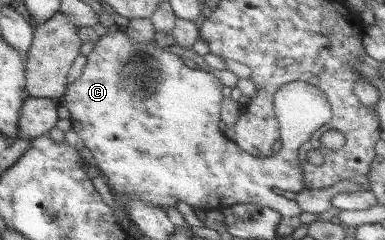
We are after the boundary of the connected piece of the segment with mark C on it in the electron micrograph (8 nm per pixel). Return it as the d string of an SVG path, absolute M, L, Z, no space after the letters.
M112 28L104 37L100 37L95 45L96 47L88 53L88 61L81 70L82 75L80 75L80 79L76 79L74 83L69 85L67 91L63 93L60 103L68 108L73 130L76 131L76 135L78 135L78 130L80 131L80 139L85 147L90 149L94 159L96 159L98 171L101 171L101 176L106 178L106 183L108 183L108 186L112 188L116 195L128 196L128 198L134 198L134 200L140 200L148 205L154 205L162 209L165 209L165 207L176 208L178 201L182 201L182 203L187 203L192 208L198 207L198 209L205 209L206 211L228 207L229 205L254 204L273 209L284 218L291 218L302 213L297 202L286 199L283 193L289 191L298 194L305 189L302 181L303 169L298 159L300 146L306 143L311 138L311 135L318 131L320 127L326 126L326 123L332 117L332 109L327 101L327 96L320 89L314 88L305 82L291 82L282 85L276 91L273 98L272 111L279 124L279 137L282 147L278 152L273 152L268 157L256 157L248 152L244 152L233 141L230 141L223 131L220 131L220 106L222 106L224 99L222 95L224 82L215 75L202 71L200 68L190 69L190 67L186 67L180 56L174 55L170 51L164 51L161 43L158 43L158 45L132 43L128 39L126 32L116 28Z

